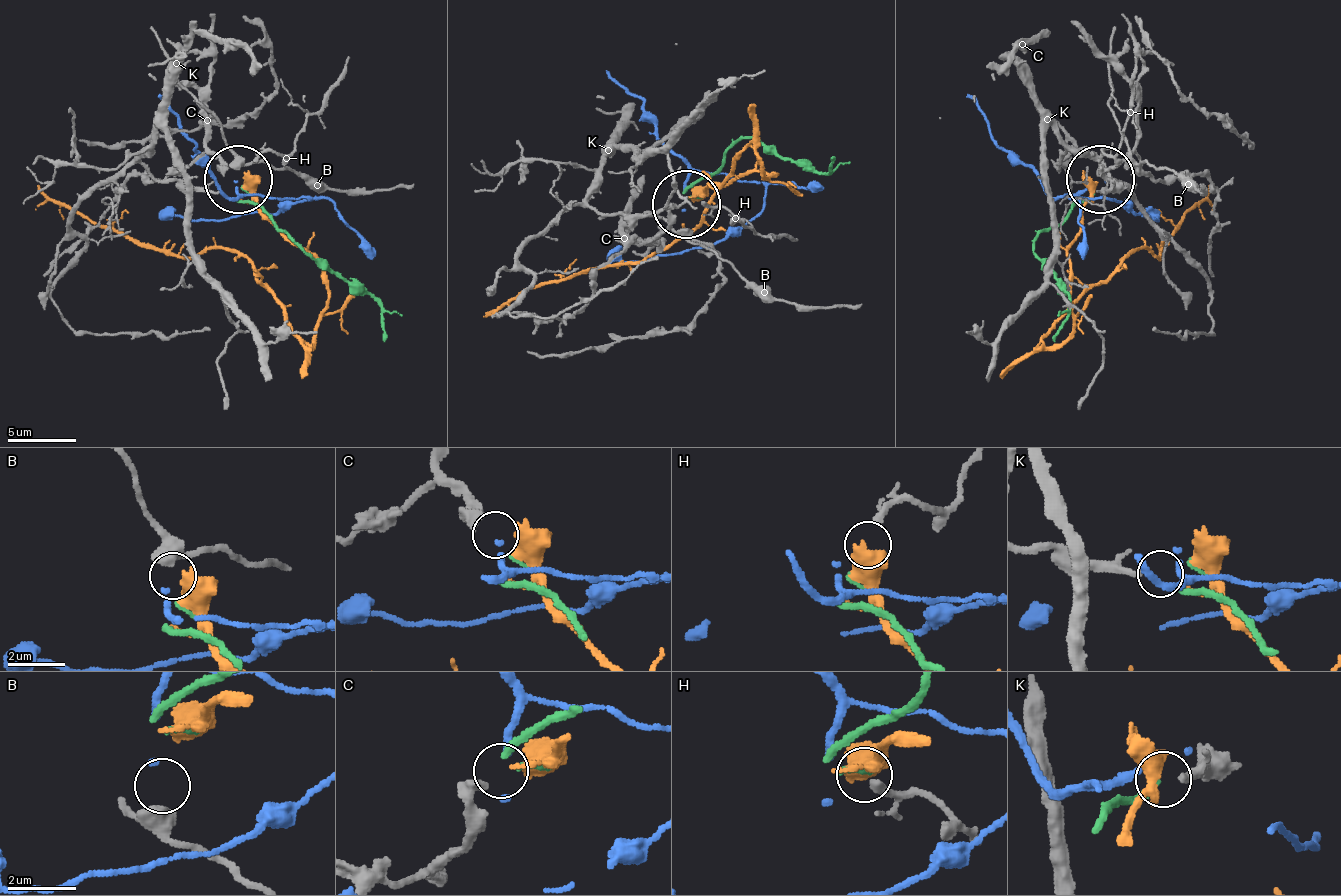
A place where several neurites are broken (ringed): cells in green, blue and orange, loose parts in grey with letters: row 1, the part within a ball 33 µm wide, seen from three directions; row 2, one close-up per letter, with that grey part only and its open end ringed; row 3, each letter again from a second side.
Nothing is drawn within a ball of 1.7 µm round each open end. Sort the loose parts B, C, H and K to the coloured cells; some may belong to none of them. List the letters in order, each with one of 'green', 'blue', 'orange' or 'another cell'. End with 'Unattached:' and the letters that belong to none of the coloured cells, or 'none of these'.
B: blue
C: another cell
H: orange
K: green
Unattached: C

